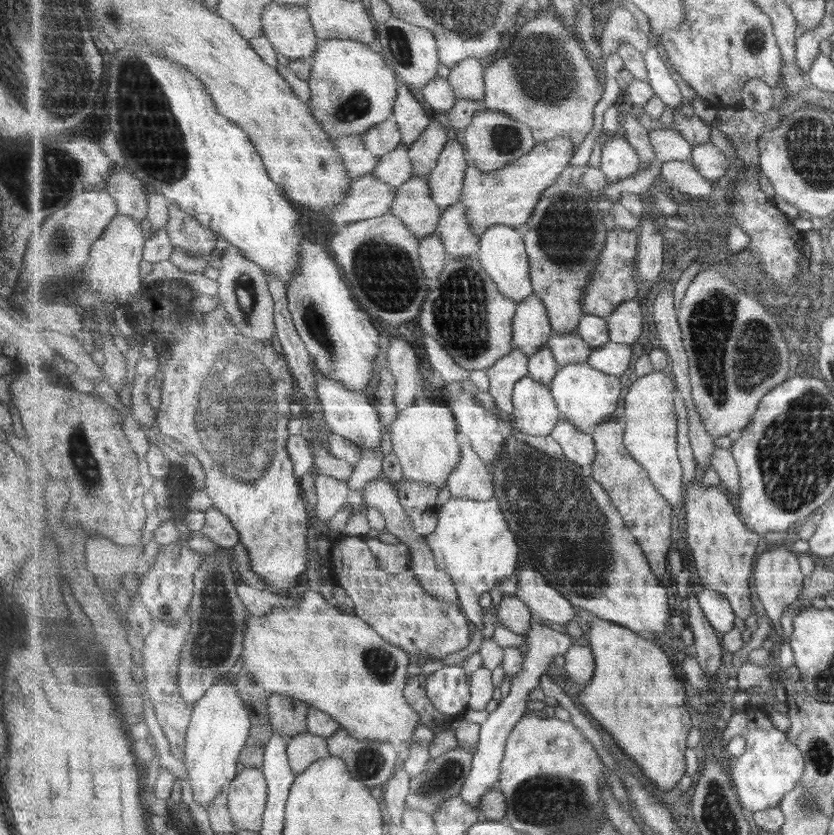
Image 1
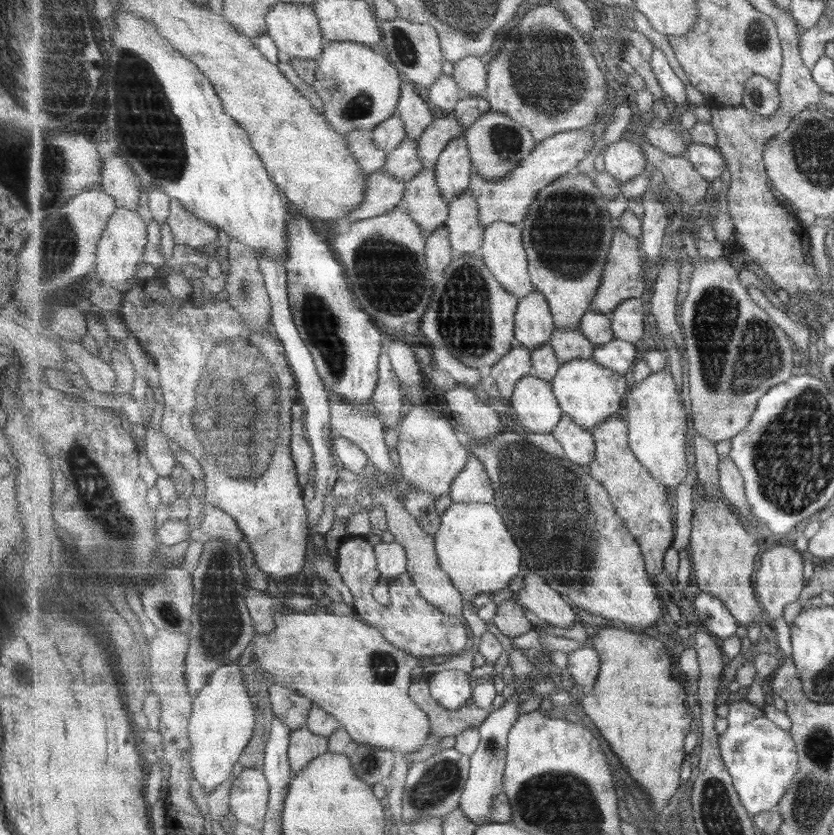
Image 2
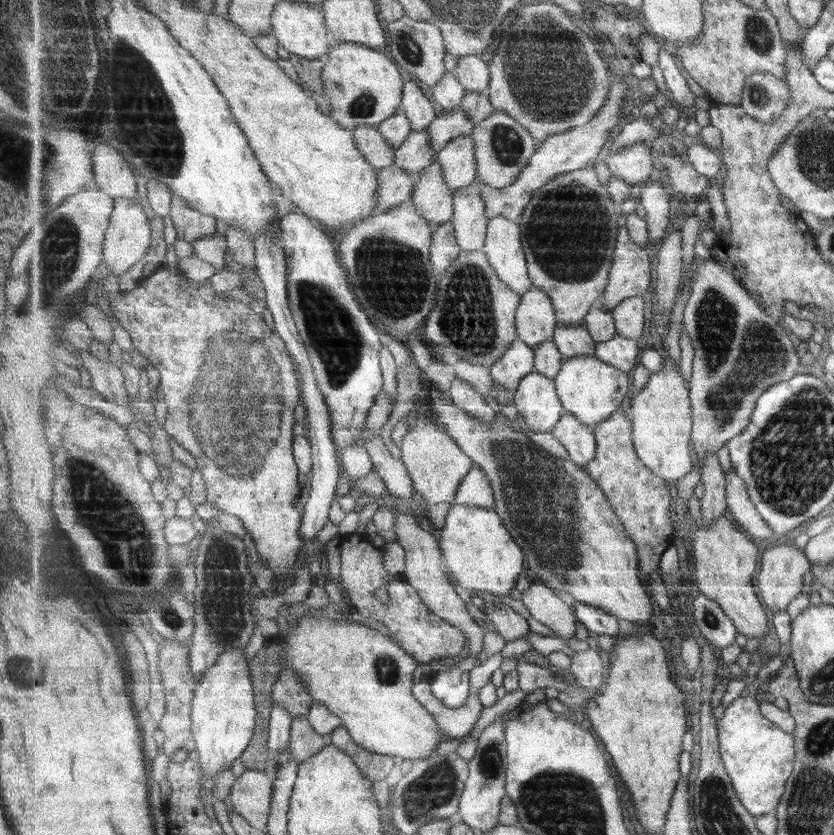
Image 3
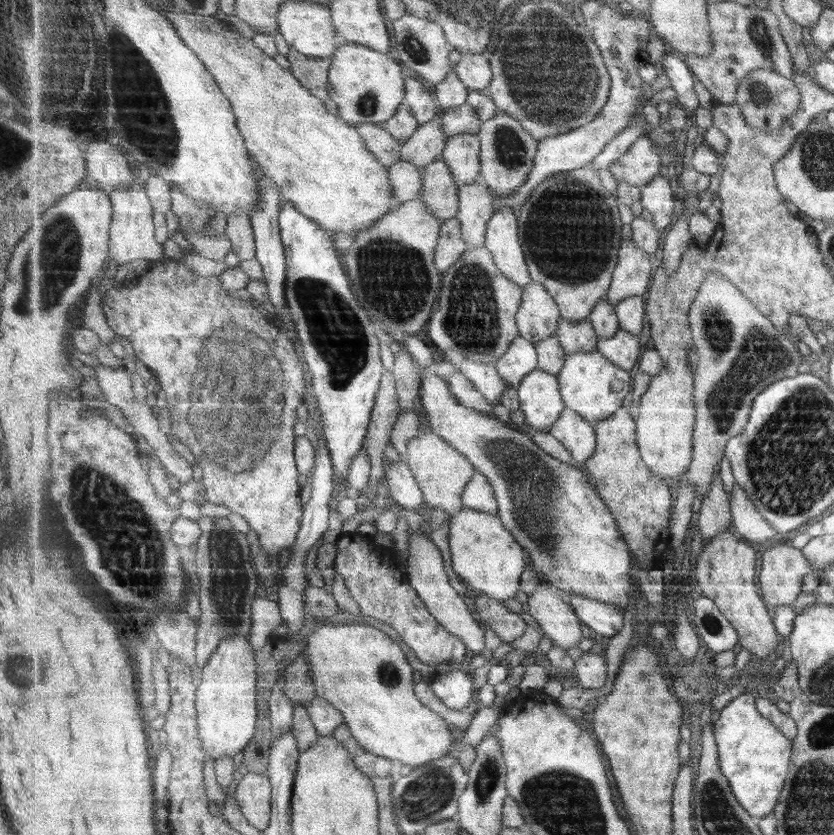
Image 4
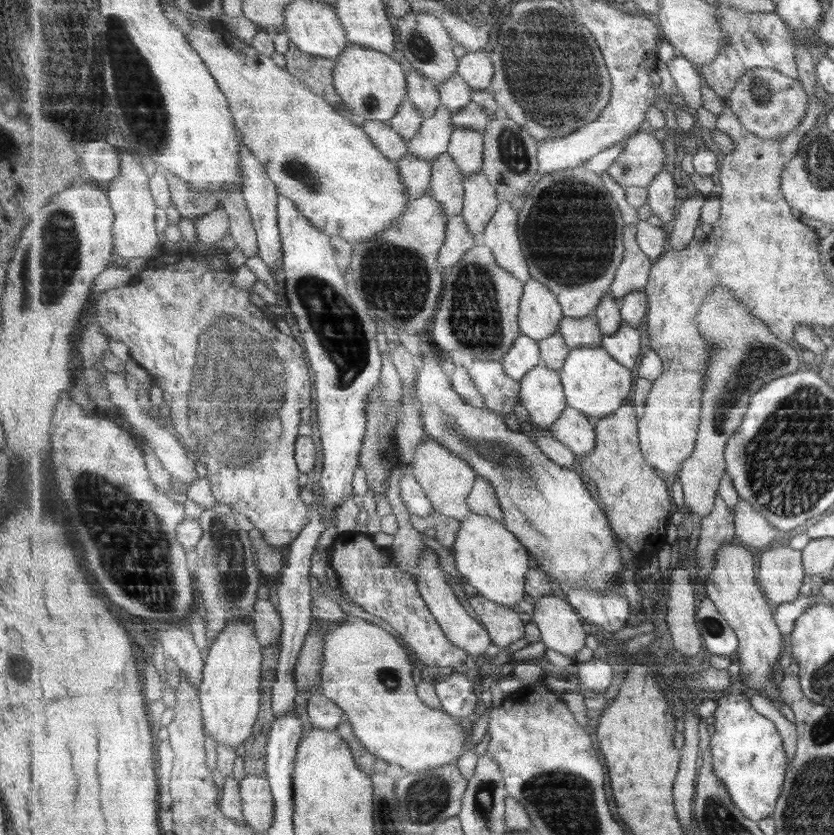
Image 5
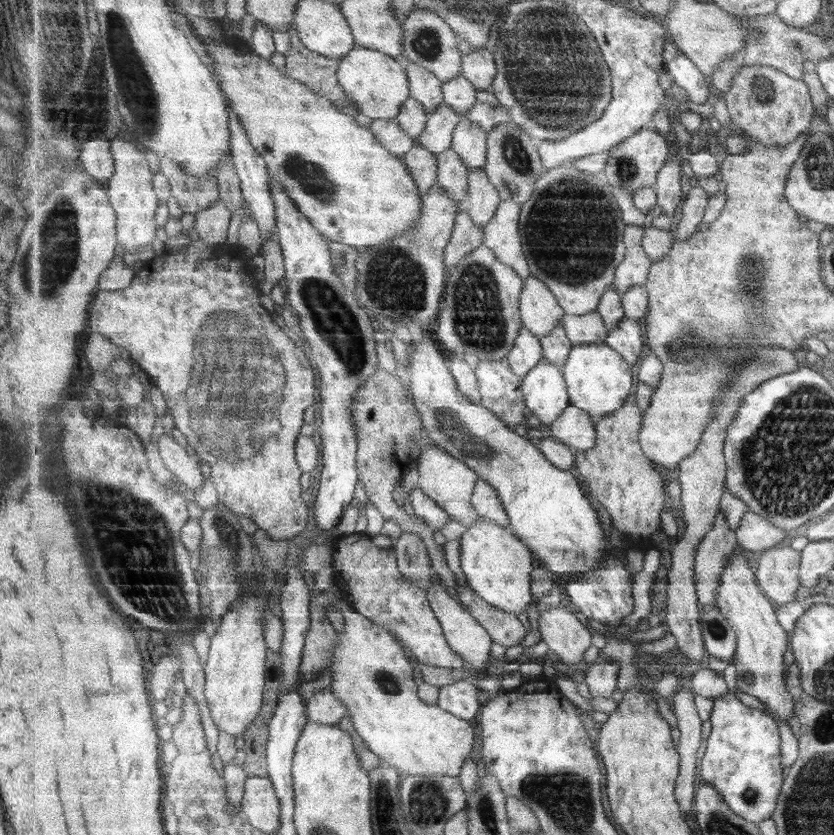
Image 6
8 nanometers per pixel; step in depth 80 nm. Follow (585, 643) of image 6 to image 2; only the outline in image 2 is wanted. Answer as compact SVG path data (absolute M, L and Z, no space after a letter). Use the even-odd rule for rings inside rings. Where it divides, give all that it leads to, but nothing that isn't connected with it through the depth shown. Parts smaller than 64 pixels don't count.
M525 570L525 587L517 593L518 600L548 624L570 628L580 618L576 607L569 606L563 595L554 590L545 578L533 570Z

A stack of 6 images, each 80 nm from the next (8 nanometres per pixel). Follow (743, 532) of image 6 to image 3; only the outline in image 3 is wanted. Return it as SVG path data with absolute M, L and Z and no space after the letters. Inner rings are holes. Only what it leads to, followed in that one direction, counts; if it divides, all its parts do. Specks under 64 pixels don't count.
M731 465L725 476L729 517L751 538L771 538L774 530L761 518L753 505L746 483Z

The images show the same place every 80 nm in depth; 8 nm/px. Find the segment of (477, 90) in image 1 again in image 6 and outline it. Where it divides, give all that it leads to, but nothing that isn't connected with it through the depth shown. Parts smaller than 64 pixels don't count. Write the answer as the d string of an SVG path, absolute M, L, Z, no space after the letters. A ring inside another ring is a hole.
M487 48L471 50L468 55L463 56L462 75L473 83L477 90L490 90L497 74L497 64L493 53Z

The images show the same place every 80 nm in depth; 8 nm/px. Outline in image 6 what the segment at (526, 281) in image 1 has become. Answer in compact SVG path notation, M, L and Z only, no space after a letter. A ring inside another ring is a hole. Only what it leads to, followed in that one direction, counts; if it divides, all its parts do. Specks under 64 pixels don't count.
M502 200L496 216L484 228L484 246L495 251L501 262L512 266L521 278L527 280L532 270L521 238L521 211L522 205L518 202Z

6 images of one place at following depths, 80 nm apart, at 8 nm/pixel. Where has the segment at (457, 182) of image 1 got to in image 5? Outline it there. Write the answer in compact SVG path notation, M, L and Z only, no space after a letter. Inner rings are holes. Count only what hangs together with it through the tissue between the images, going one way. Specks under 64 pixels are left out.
M457 127L452 132L452 140L448 153L454 156L464 178L481 173L484 167L484 143L483 133L473 129Z

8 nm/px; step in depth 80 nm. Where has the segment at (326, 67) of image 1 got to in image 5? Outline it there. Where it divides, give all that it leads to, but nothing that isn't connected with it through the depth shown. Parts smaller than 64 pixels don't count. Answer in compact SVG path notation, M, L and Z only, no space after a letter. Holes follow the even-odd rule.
M351 44L341 53L340 58L335 60L336 66L333 71L334 85L337 92L342 96L343 106L346 113L364 118L366 121L390 122L399 113L400 107L408 99L408 80L404 73L404 67L397 60L396 56L372 50L368 47L361 47Z

